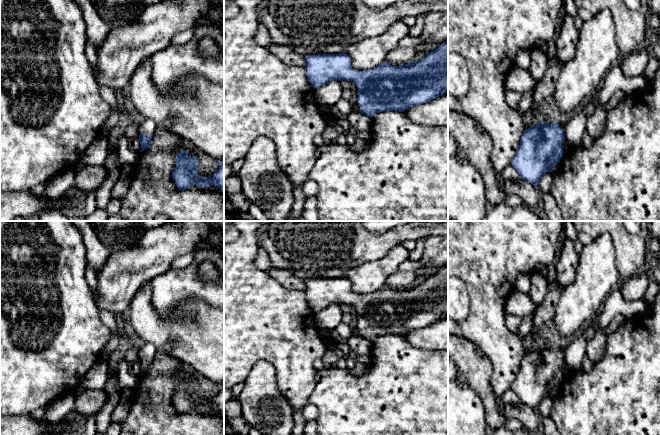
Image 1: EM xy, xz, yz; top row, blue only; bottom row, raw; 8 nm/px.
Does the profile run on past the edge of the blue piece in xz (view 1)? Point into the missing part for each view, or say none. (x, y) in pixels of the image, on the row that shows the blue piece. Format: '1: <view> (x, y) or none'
1: none

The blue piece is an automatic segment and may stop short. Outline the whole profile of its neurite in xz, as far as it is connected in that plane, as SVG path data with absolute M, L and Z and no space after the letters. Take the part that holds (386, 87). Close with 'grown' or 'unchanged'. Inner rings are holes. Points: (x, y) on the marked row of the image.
M448 40L437 49L427 53L421 60L411 61L401 66L393 66L384 62L364 71L353 69L351 58L345 52L309 55L304 58L306 60L306 76L314 89L331 80L353 82L358 87L357 103L360 106L360 112L369 117L383 111L403 112L448 92Z | unchanged

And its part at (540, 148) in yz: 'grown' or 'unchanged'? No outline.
unchanged

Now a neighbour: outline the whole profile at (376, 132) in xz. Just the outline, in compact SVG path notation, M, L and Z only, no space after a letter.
M383 111L374 116L370 132L371 139L360 152L351 150L348 143L324 144L317 147L315 164L309 178L319 186L316 195L319 221L448 221L448 127L420 125L403 112Z

